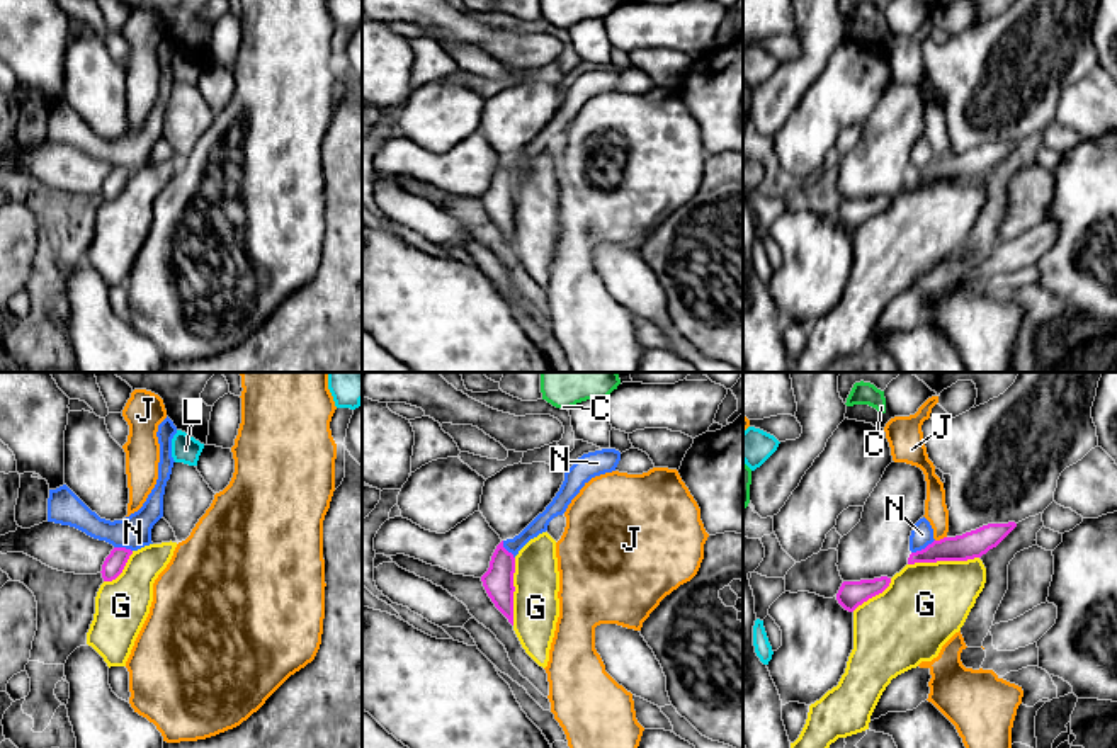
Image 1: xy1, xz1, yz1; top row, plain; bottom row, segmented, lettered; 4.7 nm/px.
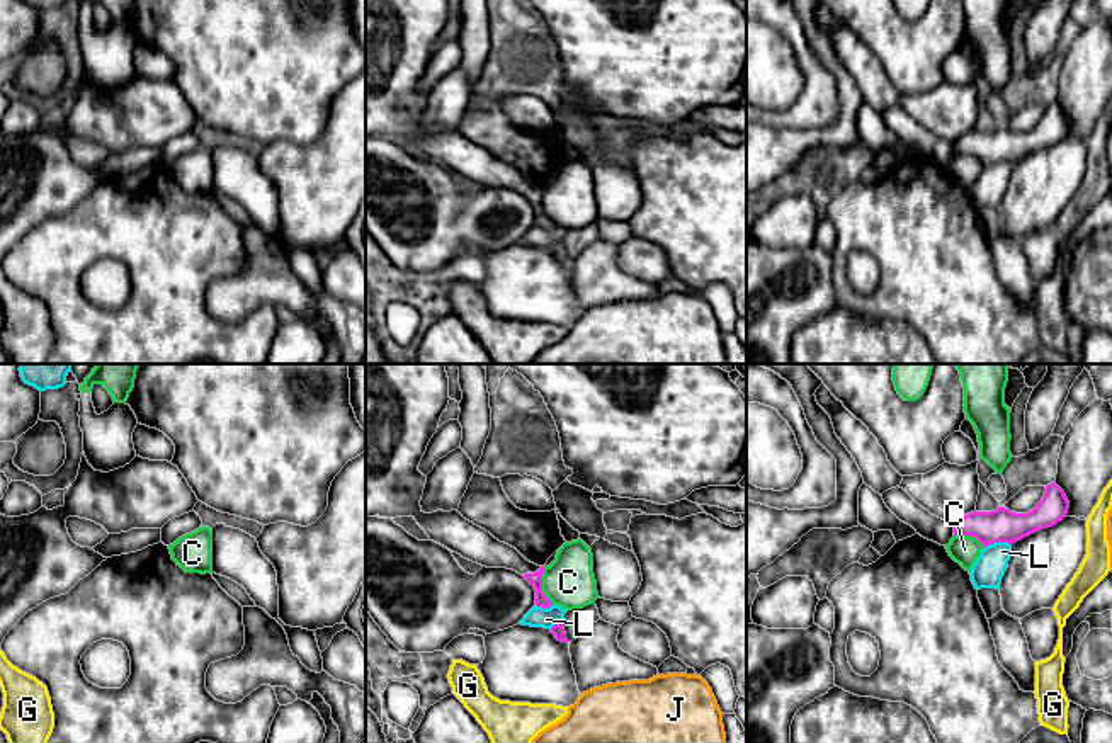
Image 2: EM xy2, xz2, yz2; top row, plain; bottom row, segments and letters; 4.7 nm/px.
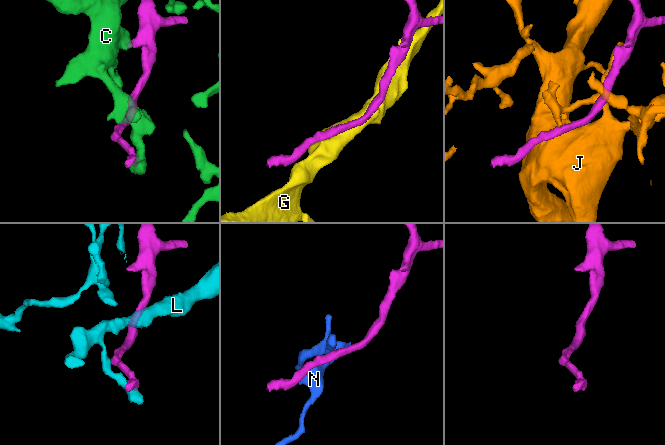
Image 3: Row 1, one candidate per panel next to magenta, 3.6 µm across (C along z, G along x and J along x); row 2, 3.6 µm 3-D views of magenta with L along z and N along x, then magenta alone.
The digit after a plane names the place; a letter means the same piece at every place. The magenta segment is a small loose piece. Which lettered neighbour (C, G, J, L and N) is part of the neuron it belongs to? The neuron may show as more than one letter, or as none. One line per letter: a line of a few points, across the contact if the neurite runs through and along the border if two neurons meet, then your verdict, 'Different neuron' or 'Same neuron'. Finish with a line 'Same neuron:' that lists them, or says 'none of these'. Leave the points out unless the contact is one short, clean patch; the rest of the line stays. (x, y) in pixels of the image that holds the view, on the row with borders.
C: Line: xz2 (543, 567), (543, 592), (553, 602). Different neuron
G: Different neuron
J: Different neuron
L: Line: yz2 (1010, 543), (990, 543), (985, 548). Different neuron
N: Line: yz1 (934, 539), (912, 553). Different neuron
Same neuron: none of these

